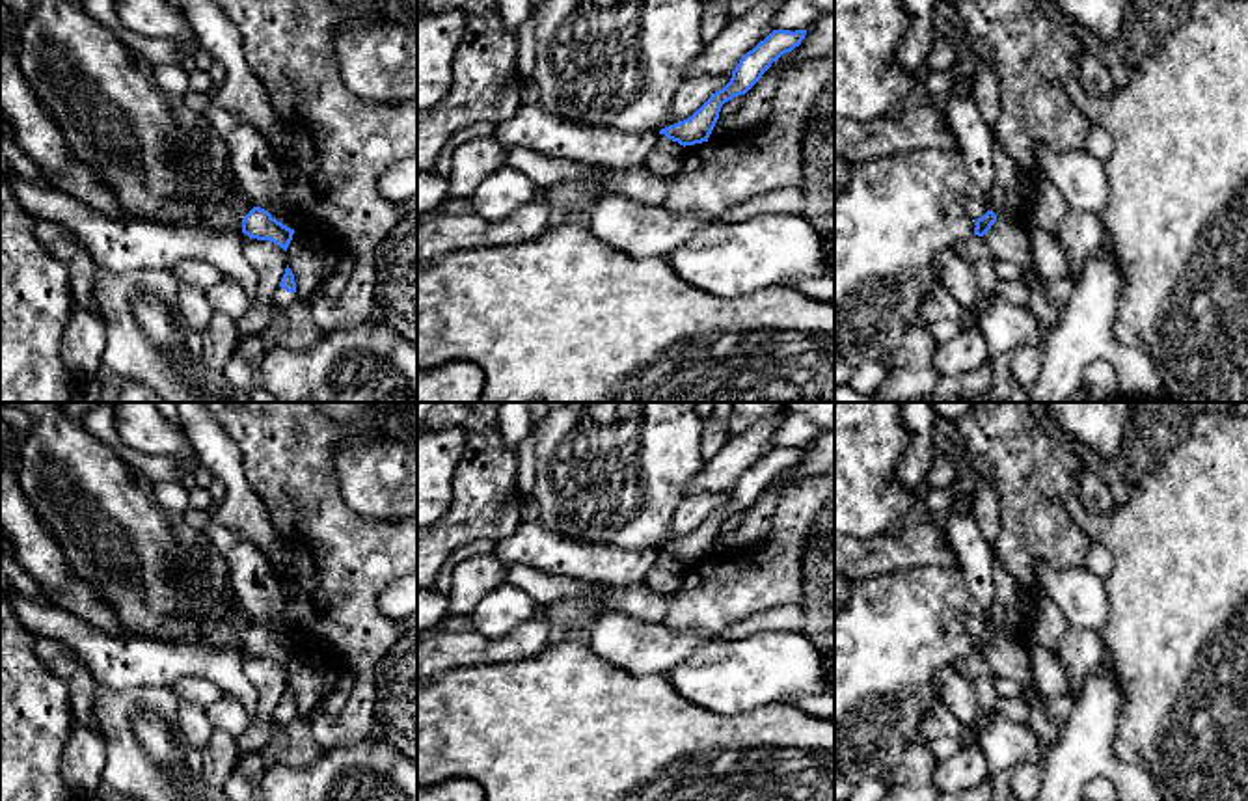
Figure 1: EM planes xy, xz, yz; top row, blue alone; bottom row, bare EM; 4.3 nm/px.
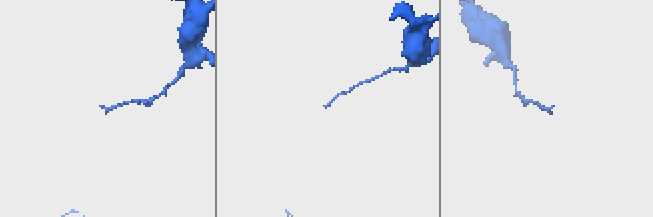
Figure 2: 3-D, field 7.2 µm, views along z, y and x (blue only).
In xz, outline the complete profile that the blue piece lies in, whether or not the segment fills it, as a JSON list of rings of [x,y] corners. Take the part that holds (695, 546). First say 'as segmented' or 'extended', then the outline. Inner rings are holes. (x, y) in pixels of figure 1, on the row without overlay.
as segmented | [[[773,447],[764,458],[749,468],[736,486],[730,499],[715,509],[691,535],[659,548],[680,563],[708,559],[721,523],[738,512],[745,512],[782,471],[792,469],[805,456],[807,447]]]

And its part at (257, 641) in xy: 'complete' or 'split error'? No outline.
complete

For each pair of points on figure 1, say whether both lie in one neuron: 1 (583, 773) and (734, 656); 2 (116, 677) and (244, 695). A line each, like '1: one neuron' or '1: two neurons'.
1: two neurons
2: one neuron

